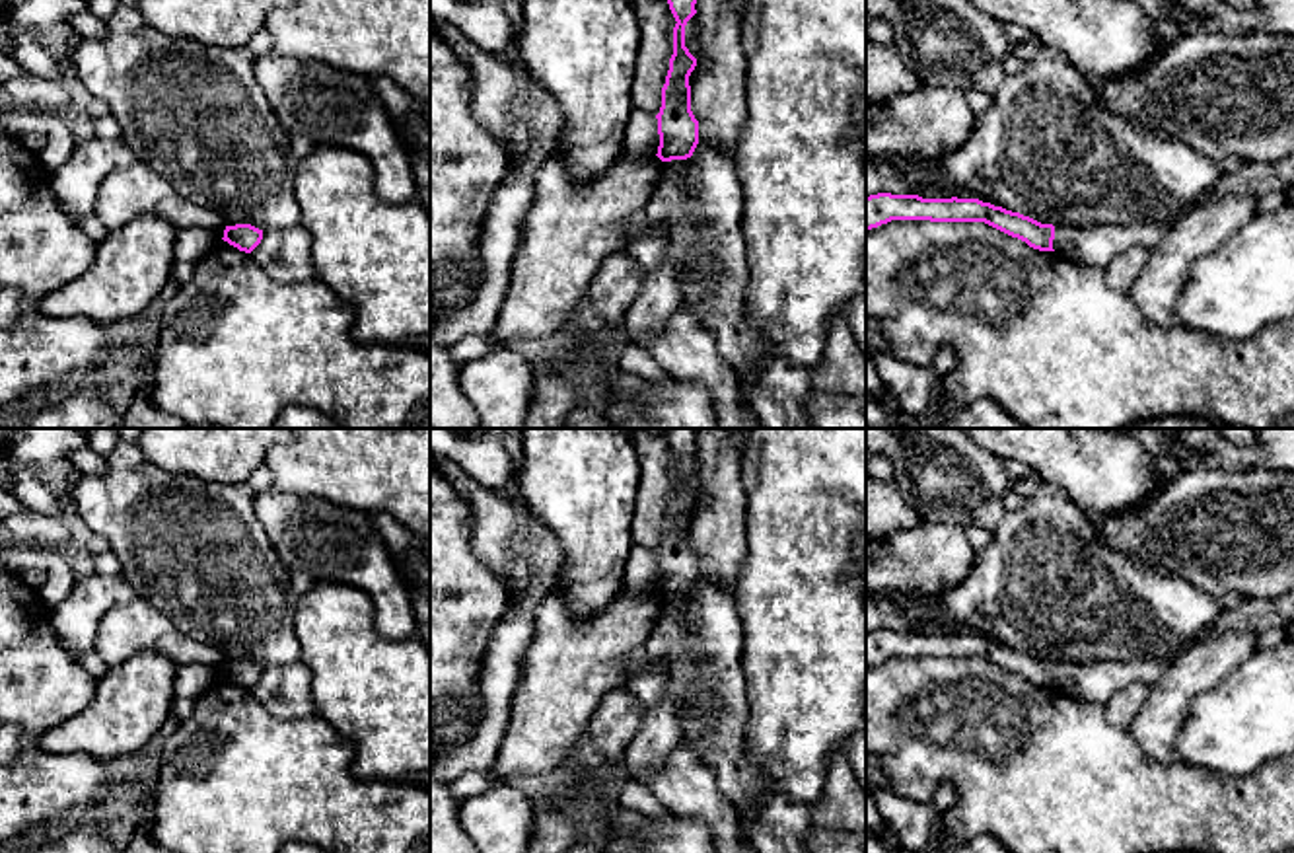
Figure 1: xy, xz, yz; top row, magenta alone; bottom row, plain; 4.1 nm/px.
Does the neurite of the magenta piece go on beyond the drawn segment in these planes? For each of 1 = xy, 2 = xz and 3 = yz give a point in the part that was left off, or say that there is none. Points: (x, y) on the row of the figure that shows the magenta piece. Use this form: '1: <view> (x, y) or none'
1: none
2: none
3: yz (1096, 246)

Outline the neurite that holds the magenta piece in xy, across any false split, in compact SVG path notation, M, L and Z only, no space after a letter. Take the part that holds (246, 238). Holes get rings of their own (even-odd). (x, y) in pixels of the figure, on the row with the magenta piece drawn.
M251 224L226 226L222 240L239 251L251 253L261 243L263 230Z

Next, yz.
M878 193L866 197L866 230L891 220L985 222L1039 251L1055 251L1082 265L1105 269L1121 251L1142 245L1152 249L1181 216L1134 224L1064 228L1041 224L1020 212L979 199L922 199L918 195Z

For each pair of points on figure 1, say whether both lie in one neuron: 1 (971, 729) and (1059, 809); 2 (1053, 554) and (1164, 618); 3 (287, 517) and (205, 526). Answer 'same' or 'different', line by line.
1: same
2: same
3: different

